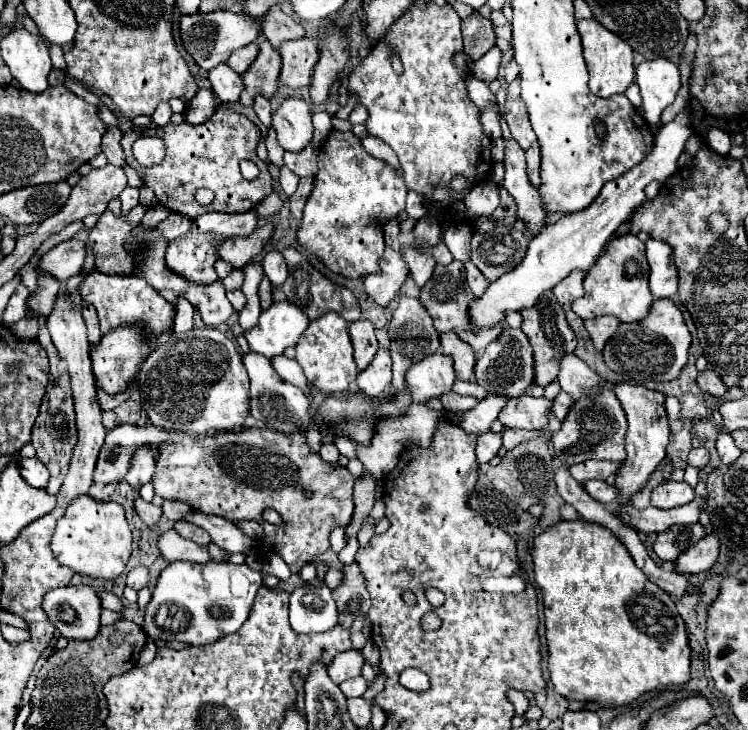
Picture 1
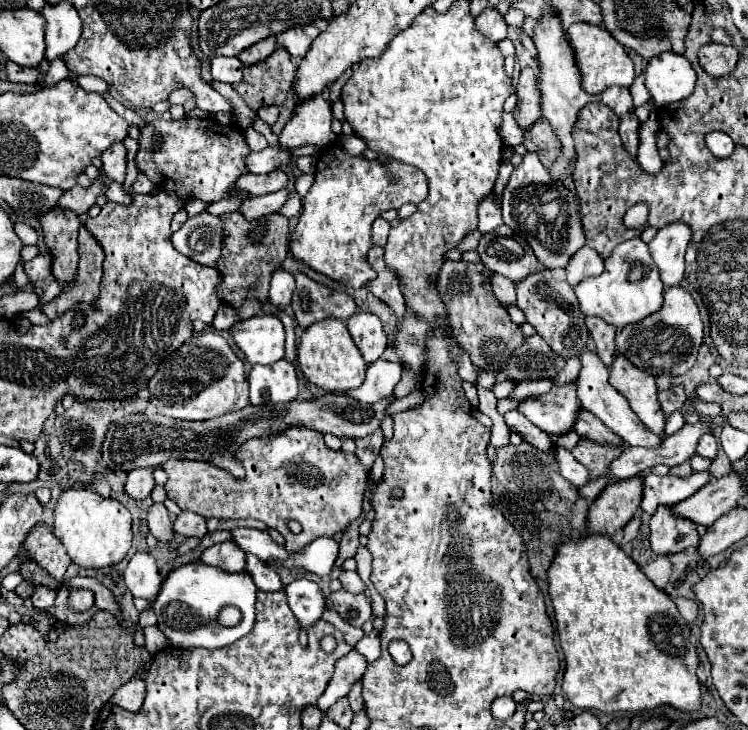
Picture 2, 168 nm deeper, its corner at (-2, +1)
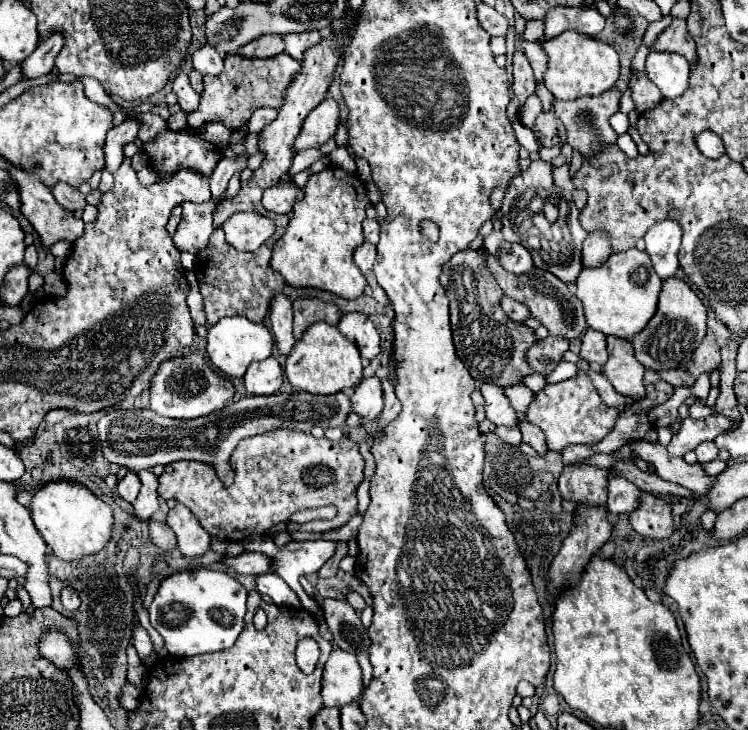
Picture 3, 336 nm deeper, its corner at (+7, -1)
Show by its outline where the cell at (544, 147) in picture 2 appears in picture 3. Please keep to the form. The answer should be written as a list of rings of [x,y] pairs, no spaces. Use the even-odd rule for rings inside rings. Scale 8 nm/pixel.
[[[542,112],[534,126],[532,126],[532,132],[536,134],[538,142],[546,148],[552,148],[552,146],[562,146],[566,144],[566,128],[564,124],[554,116],[554,112]]]

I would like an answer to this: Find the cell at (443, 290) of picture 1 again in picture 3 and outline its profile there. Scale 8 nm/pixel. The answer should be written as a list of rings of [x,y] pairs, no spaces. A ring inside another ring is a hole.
[[[462,250],[452,260],[446,262],[440,282],[450,300],[450,326],[458,358],[464,362],[470,376],[478,382],[490,382],[500,388],[522,384],[522,378],[532,374],[526,364],[528,348],[538,342],[532,328],[522,322],[510,320],[500,300],[504,298],[502,288],[494,280],[492,272],[486,268],[482,250]],[[462,310],[462,328],[460,328]]]

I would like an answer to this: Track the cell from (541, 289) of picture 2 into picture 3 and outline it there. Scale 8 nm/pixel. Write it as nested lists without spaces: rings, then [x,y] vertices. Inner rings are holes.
[[[492,254],[486,256],[486,262],[488,262],[488,268],[492,270],[494,278],[498,280],[500,288],[504,290],[506,296],[526,304],[532,312],[534,318],[538,318],[548,330],[552,336],[562,336],[566,340],[574,340],[578,336],[582,336],[588,328],[586,324],[586,318],[584,318],[584,308],[582,308],[582,302],[576,298],[576,294],[566,286],[562,284],[554,274],[546,272],[546,270],[538,270],[538,268],[532,268],[530,272],[526,274],[518,274],[514,276],[512,272],[506,272],[502,268],[502,264],[498,264],[498,258],[494,258]]]

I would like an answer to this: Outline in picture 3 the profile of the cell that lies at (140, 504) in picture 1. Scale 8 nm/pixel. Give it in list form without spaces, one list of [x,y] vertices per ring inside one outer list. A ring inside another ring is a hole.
[[[152,520],[150,522],[150,538],[164,552],[170,552],[176,548],[176,534],[172,532],[172,528],[168,524],[160,524],[160,522]]]

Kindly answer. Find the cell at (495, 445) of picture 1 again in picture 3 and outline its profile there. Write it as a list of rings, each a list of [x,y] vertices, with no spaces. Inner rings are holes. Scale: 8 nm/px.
[[[482,384],[480,390],[484,396],[484,410],[488,420],[492,420],[496,426],[508,426],[508,428],[518,426],[518,416],[510,406],[502,388],[494,384]]]

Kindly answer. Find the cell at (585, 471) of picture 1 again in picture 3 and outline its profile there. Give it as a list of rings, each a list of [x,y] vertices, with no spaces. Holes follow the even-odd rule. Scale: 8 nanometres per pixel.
[[[712,414],[700,420],[686,418],[680,426],[680,432],[670,440],[666,447],[670,456],[684,456],[684,452],[694,450],[700,442],[714,440],[718,434],[726,432],[732,426],[732,420],[724,414]]]

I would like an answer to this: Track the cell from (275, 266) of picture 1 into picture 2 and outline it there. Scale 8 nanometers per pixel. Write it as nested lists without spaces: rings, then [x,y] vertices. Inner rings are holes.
[[[279,268],[275,270],[275,274],[271,276],[271,288],[269,288],[269,302],[277,308],[283,308],[291,302],[291,294],[295,288],[295,280],[293,276],[285,270]]]

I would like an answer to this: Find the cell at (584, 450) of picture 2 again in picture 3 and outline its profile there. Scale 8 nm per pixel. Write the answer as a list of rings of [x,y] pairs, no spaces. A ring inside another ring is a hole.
[[[578,462],[572,466],[564,466],[558,490],[564,500],[574,504],[594,506],[606,502],[606,478],[608,470],[594,468],[594,466],[580,466]]]

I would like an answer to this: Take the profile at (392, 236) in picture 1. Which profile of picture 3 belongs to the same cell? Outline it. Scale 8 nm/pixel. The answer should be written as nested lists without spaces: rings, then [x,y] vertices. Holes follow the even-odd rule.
[[[364,220],[364,236],[368,242],[372,244],[378,244],[378,238],[380,238],[380,224],[376,220]]]

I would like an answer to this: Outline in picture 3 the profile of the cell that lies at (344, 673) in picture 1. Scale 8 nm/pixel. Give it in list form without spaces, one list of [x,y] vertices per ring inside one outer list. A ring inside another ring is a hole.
[[[334,648],[324,664],[322,698],[324,706],[344,706],[358,702],[362,692],[362,670],[352,652]]]

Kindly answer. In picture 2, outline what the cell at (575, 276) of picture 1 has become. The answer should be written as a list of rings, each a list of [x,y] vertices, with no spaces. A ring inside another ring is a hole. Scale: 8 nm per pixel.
[[[583,246],[575,252],[575,258],[571,258],[565,272],[567,272],[567,284],[577,286],[583,278],[599,276],[603,272],[603,258],[589,246]]]

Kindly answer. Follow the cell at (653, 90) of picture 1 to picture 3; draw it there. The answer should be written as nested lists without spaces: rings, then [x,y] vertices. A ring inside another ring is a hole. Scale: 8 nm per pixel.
[[[650,52],[646,58],[646,74],[664,98],[676,98],[688,88],[690,64],[676,52]]]

